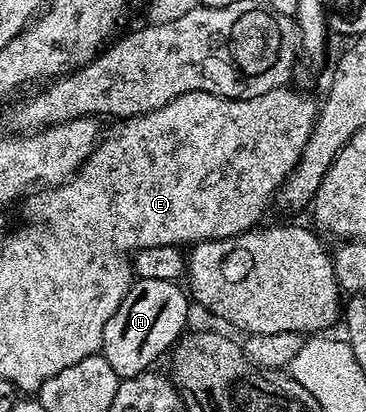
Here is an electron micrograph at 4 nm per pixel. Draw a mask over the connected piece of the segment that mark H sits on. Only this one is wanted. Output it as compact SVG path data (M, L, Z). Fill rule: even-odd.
M136 278L130 292L118 304L118 312L106 320L106 332L100 349L104 358L114 368L116 377L123 380L153 369L160 357L167 355L185 333L188 322L190 298L180 282Z

